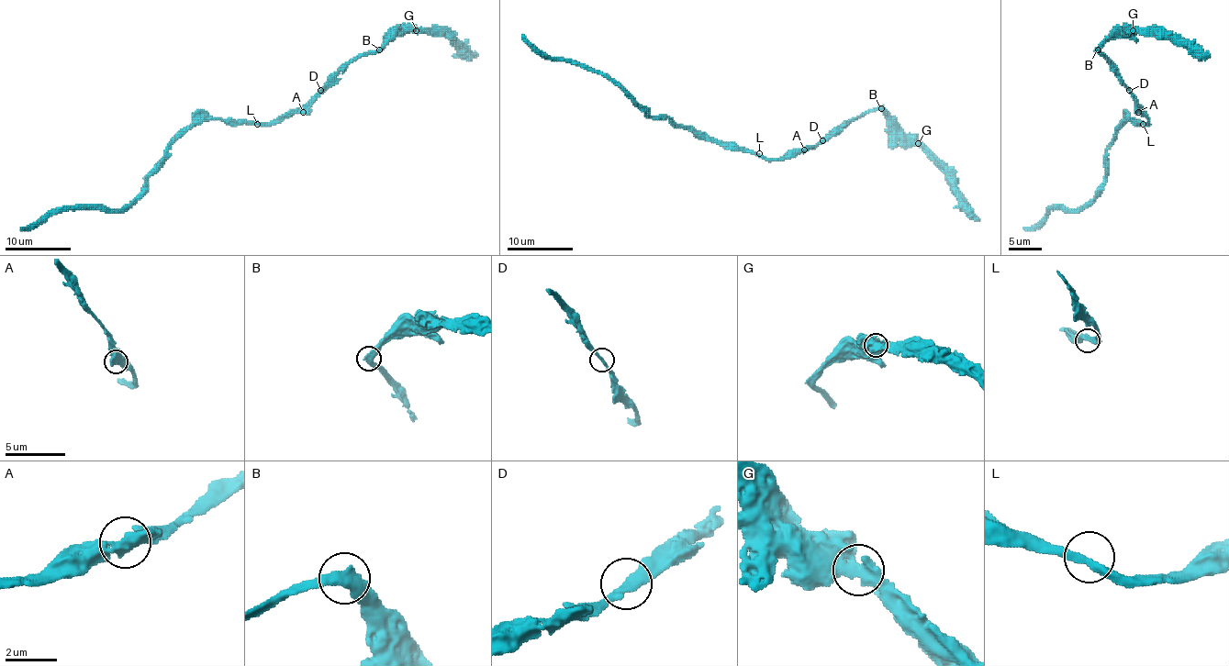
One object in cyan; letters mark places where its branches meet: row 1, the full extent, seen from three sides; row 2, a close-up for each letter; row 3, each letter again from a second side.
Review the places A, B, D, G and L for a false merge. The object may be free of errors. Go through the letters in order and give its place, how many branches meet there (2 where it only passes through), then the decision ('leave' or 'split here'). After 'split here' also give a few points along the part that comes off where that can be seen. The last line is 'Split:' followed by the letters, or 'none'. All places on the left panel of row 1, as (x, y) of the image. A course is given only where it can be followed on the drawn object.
A: at (303, 112); 2 branches meet; leave
B: at (379, 49); 2 branches meet; leave
D: at (320, 90); 2 branches meet; leave
G: at (416, 30); 2 branches meet; leave
L: at (257, 124); 2 branches meet; leave
Split: none

